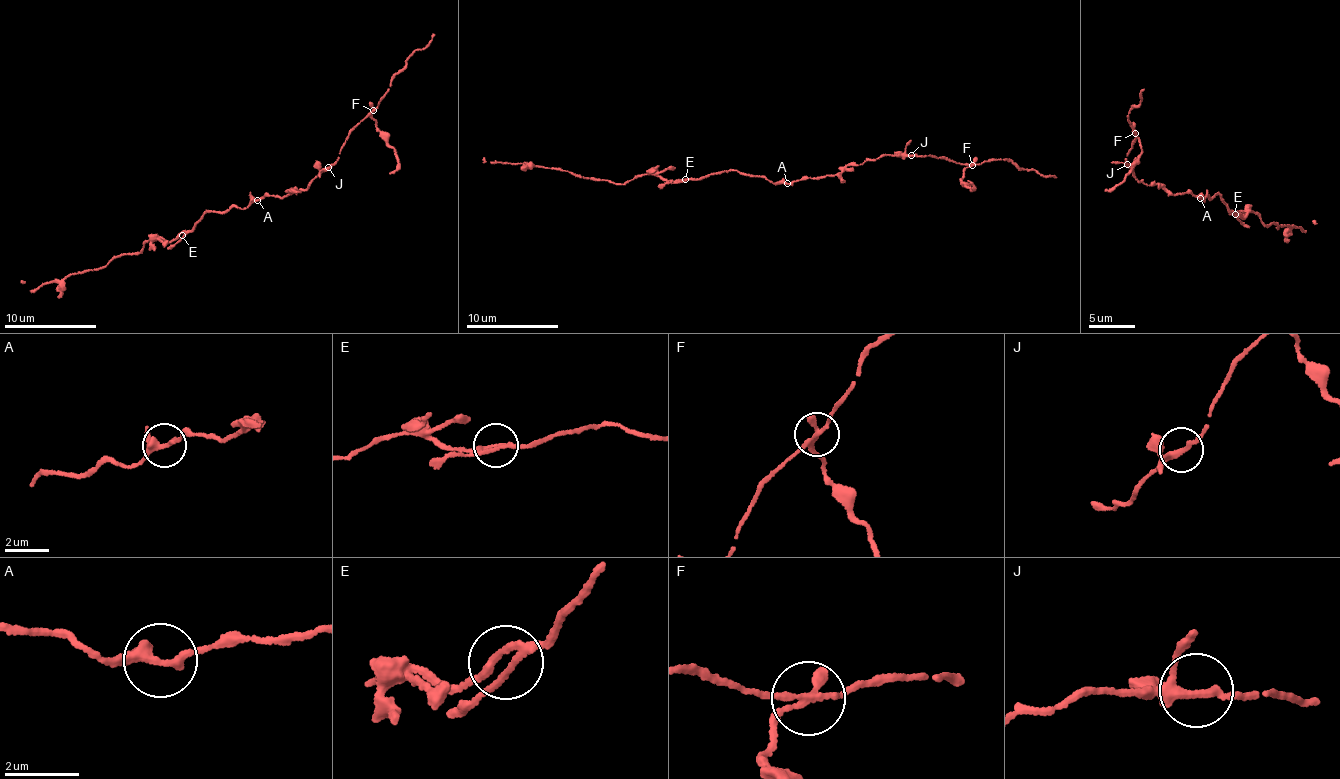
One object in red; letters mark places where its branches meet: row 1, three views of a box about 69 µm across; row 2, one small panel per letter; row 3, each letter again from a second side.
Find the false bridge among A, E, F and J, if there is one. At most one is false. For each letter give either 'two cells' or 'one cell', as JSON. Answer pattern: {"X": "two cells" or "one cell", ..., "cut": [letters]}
{"A": "one cell", "E": "one cell", "F": "two cells", "J": "one cell", "cut": ["F"]}

